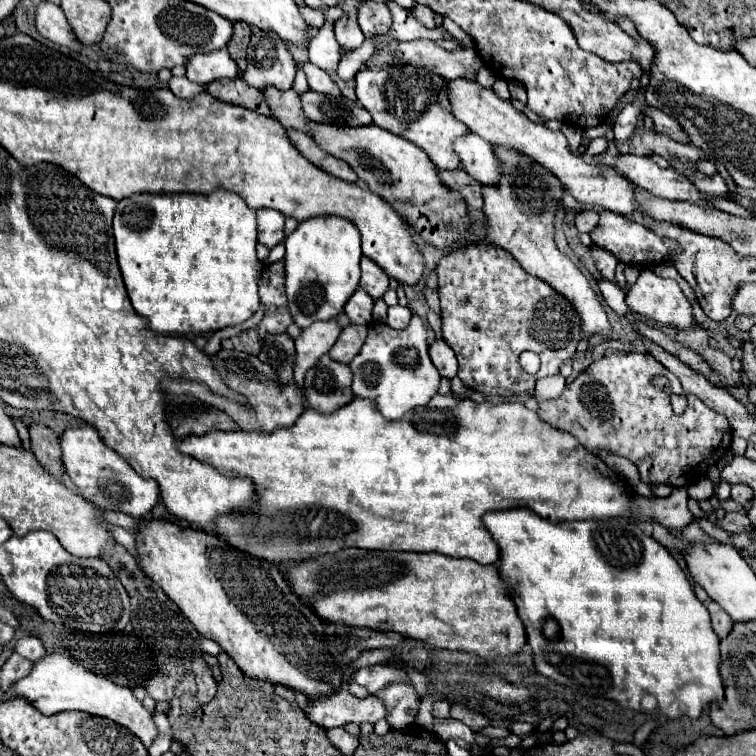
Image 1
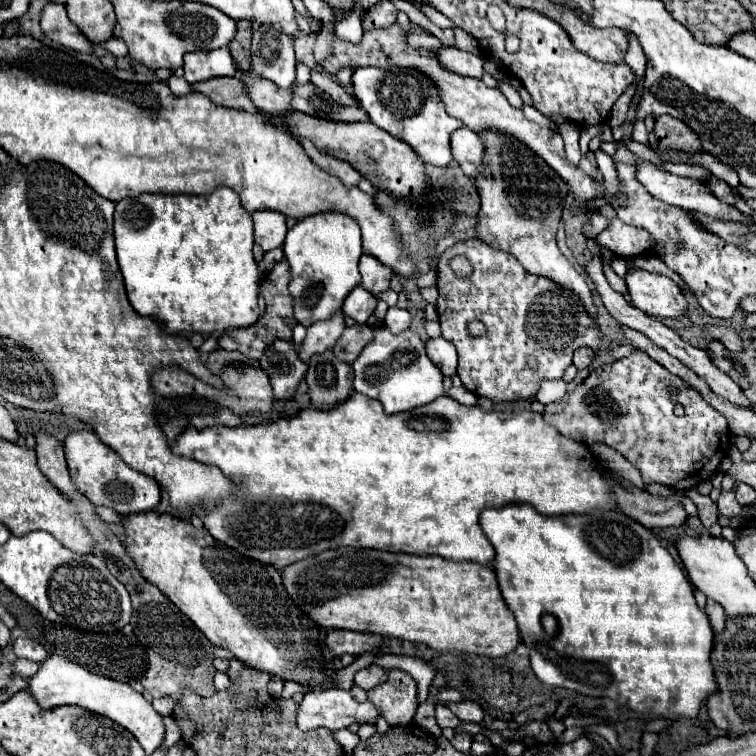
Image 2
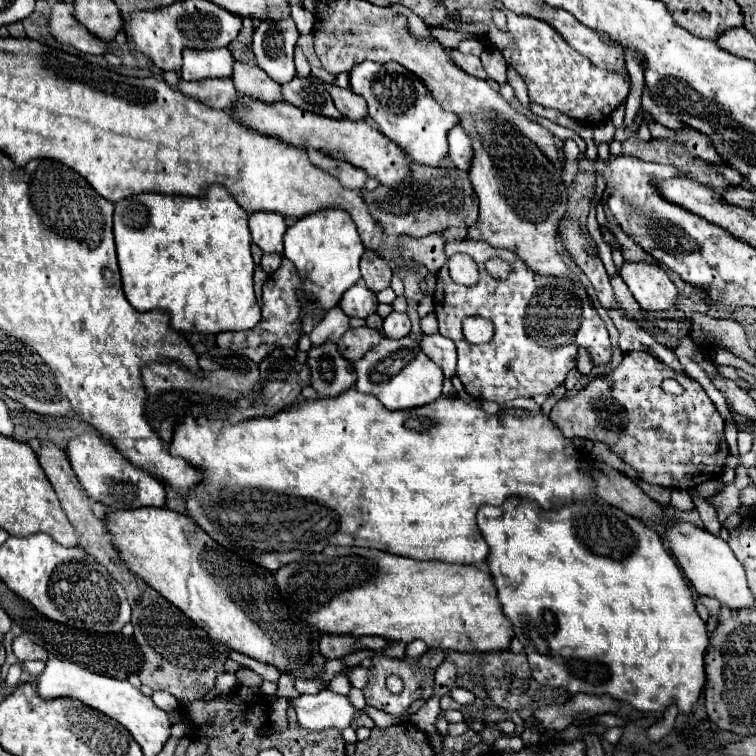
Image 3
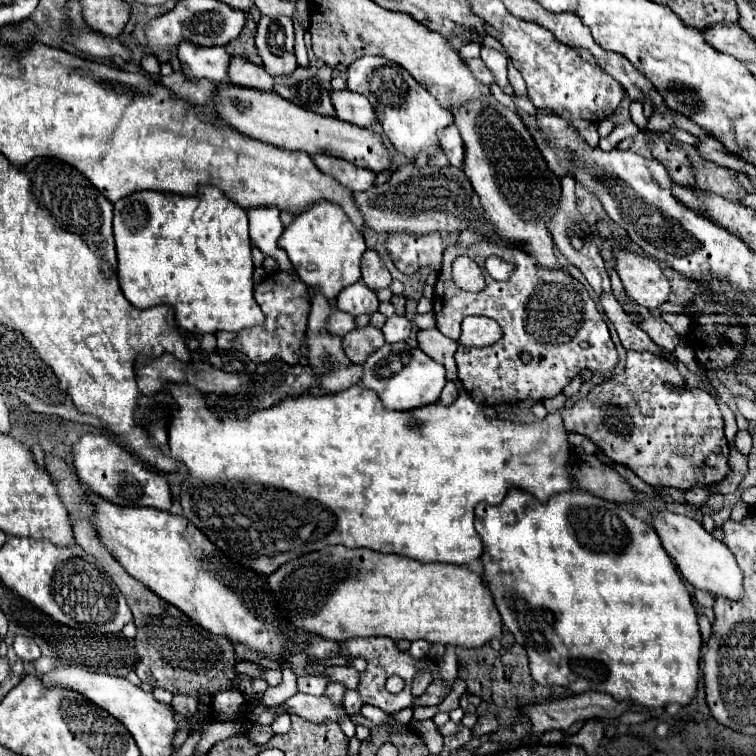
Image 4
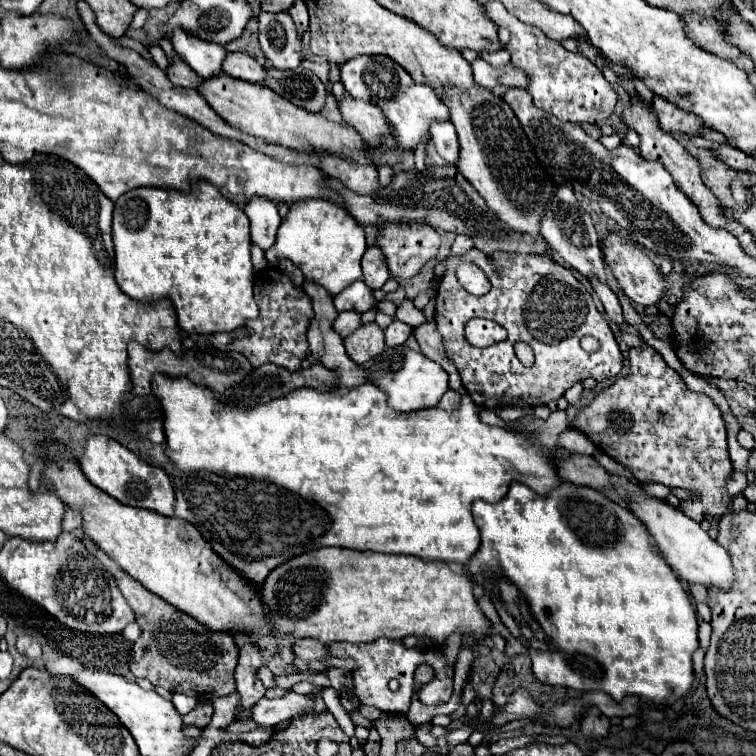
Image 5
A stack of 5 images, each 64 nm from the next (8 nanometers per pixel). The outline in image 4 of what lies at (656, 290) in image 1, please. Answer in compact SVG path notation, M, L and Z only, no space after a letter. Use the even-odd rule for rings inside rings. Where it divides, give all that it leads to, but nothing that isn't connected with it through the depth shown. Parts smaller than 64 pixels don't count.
M620 250L614 264L626 294L640 306L652 310L660 308L670 296L670 282L660 266L638 252Z

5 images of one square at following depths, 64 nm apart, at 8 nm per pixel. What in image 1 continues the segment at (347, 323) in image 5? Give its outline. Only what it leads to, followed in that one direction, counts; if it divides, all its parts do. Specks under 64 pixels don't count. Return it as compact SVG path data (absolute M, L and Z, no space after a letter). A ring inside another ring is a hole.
M336 318L324 320L324 322L314 322L312 326L304 328L300 338L296 338L296 370L294 370L294 380L302 388L304 386L304 374L306 370L316 364L316 360L326 354L336 338L340 336L342 328Z

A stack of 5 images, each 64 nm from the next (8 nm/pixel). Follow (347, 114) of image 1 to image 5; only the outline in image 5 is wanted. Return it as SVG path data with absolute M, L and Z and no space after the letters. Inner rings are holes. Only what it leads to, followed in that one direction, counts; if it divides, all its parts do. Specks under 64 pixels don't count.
M298 66L296 70L266 68L264 84L308 112L320 112L324 108L326 86L302 66Z

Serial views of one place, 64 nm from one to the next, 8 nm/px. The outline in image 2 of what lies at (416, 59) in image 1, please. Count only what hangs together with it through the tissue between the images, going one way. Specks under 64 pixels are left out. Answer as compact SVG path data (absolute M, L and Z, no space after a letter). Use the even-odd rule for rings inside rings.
M440 48L438 58L450 72L456 72L462 76L474 76L474 78L482 78L484 74L482 58L478 54L462 52L458 48Z

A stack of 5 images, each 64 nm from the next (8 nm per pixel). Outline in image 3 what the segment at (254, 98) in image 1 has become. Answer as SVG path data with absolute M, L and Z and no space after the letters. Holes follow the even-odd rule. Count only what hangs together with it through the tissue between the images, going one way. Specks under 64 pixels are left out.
M204 78L198 82L184 82L180 80L180 92L214 108L214 110L228 110L238 98L238 92L230 78L216 80L216 78Z

